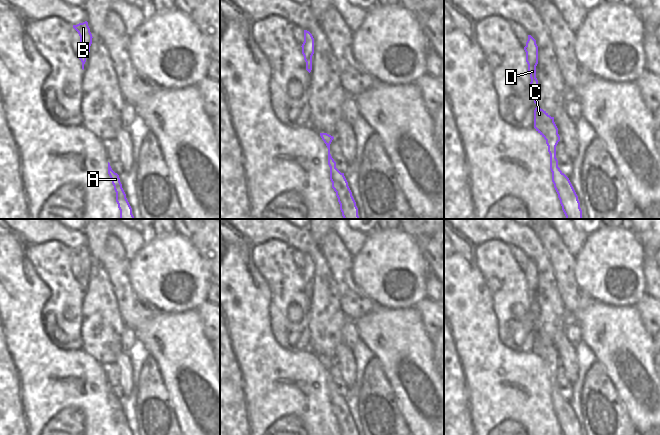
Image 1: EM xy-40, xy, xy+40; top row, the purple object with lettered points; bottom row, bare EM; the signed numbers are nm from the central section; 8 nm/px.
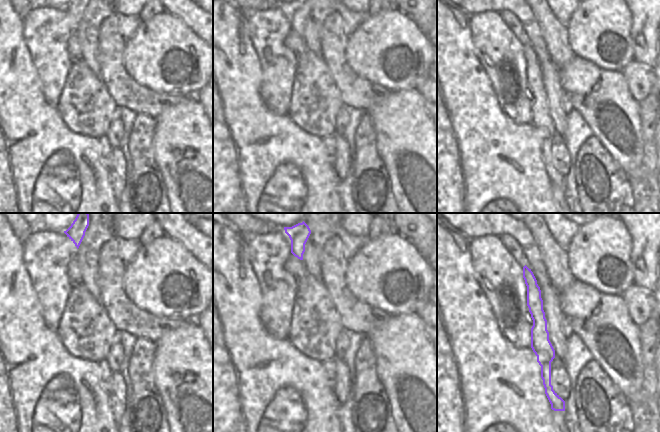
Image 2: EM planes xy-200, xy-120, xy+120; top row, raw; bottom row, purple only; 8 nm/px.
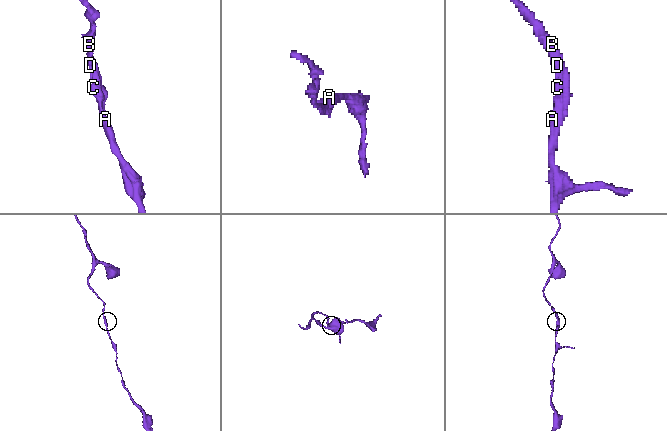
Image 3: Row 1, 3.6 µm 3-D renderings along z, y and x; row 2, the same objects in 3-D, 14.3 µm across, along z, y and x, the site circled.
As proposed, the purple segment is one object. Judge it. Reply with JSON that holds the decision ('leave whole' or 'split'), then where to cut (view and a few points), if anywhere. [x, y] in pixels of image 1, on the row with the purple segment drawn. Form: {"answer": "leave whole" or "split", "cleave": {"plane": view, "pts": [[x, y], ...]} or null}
{"answer": "leave whole", "cleave": null}

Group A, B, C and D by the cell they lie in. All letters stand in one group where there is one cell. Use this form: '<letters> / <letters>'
A B C D

